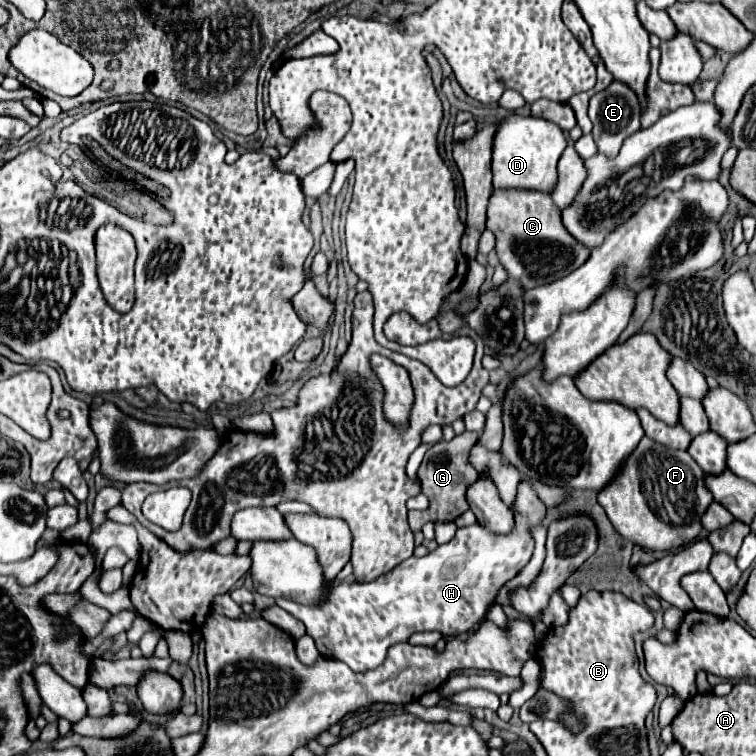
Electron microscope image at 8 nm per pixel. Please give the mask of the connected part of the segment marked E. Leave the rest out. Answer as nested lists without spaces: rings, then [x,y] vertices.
[[[614,80],[606,90],[594,94],[590,98],[590,108],[588,108],[588,116],[594,124],[592,128],[592,136],[594,142],[598,146],[598,152],[614,158],[620,152],[622,142],[632,136],[634,132],[640,130],[640,114],[642,114],[642,106],[638,96],[634,94],[634,90],[630,90],[630,86],[626,86],[624,82]]]

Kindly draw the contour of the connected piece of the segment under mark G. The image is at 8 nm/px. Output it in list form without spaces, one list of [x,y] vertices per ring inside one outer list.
[[[462,432],[458,436],[454,436],[450,442],[440,440],[432,450],[426,452],[420,468],[418,468],[418,478],[422,482],[422,492],[428,496],[430,506],[424,512],[410,512],[410,528],[414,532],[422,530],[422,526],[426,522],[452,522],[456,520],[460,514],[464,514],[468,510],[468,502],[466,502],[466,488],[478,480],[478,472],[474,470],[474,466],[470,466],[468,462],[468,452],[474,446],[474,442],[478,440],[476,432]]]

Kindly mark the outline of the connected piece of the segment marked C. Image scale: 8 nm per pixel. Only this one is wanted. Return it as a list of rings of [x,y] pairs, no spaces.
[[[494,190],[488,204],[486,228],[496,236],[496,252],[498,252],[500,264],[506,268],[508,276],[518,280],[526,290],[544,286],[558,278],[568,276],[578,266],[582,266],[582,262],[586,262],[586,258],[590,256],[590,250],[580,242],[576,242],[564,228],[560,210],[558,206],[554,206],[552,198],[538,190]]]

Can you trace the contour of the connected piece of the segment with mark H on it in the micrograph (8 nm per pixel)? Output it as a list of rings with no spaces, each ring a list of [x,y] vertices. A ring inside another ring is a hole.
[[[522,480],[516,490],[516,498],[512,504],[512,514],[514,514],[514,528],[508,534],[494,534],[486,530],[480,524],[458,528],[456,536],[432,550],[424,558],[410,556],[402,564],[398,564],[394,570],[388,574],[378,576],[372,582],[342,582],[334,584],[326,590],[324,602],[318,606],[306,606],[298,604],[288,598],[276,598],[276,604],[296,616],[298,620],[304,622],[306,634],[310,634],[316,642],[316,648],[320,654],[328,658],[336,658],[344,664],[348,664],[354,672],[368,672],[378,668],[386,660],[386,652],[392,644],[406,642],[414,632],[426,632],[426,630],[436,630],[442,636],[458,636],[468,630],[472,630],[476,624],[480,624],[492,606],[496,592],[502,588],[504,582],[514,578],[530,560],[532,550],[534,550],[534,538],[532,538],[532,528],[538,526],[544,516],[546,516],[546,506],[534,492],[532,484]]]

